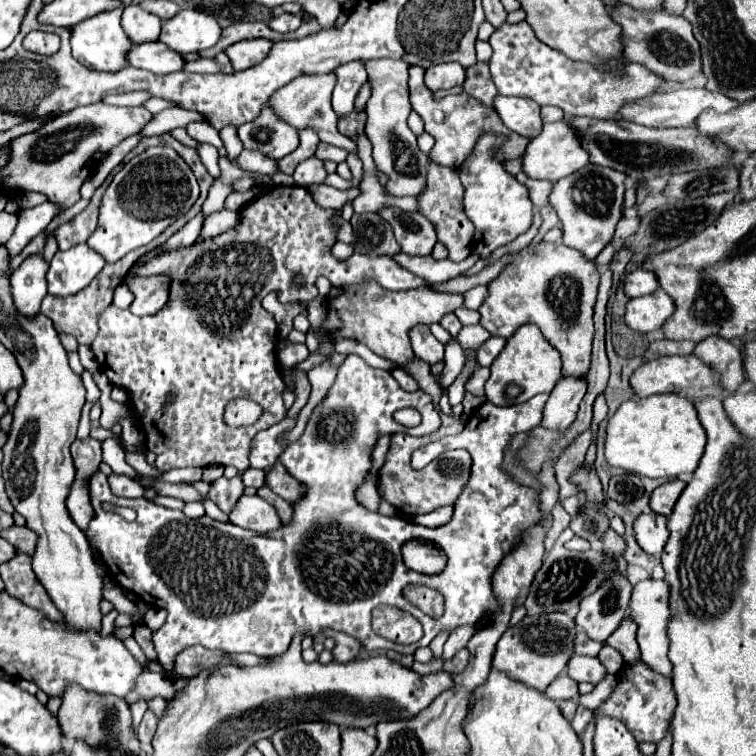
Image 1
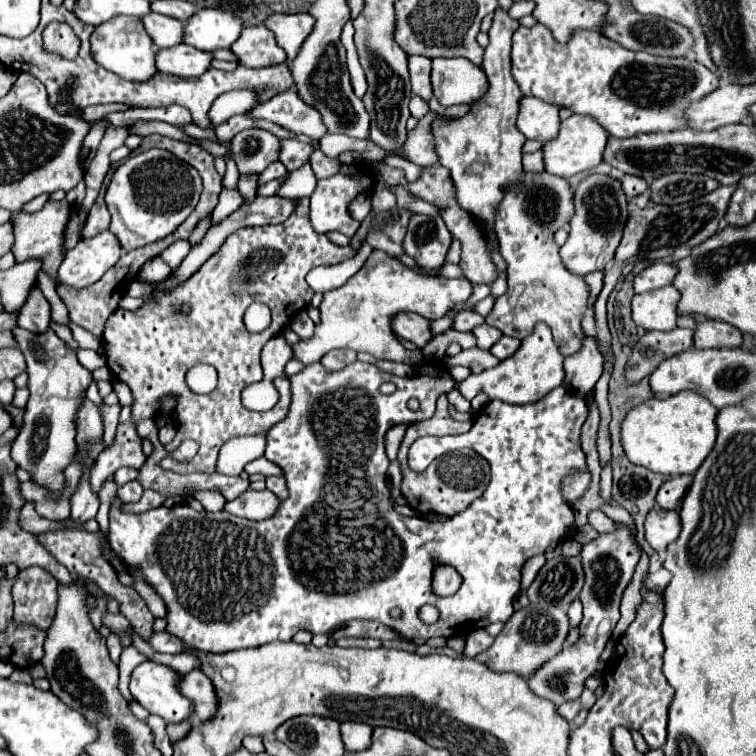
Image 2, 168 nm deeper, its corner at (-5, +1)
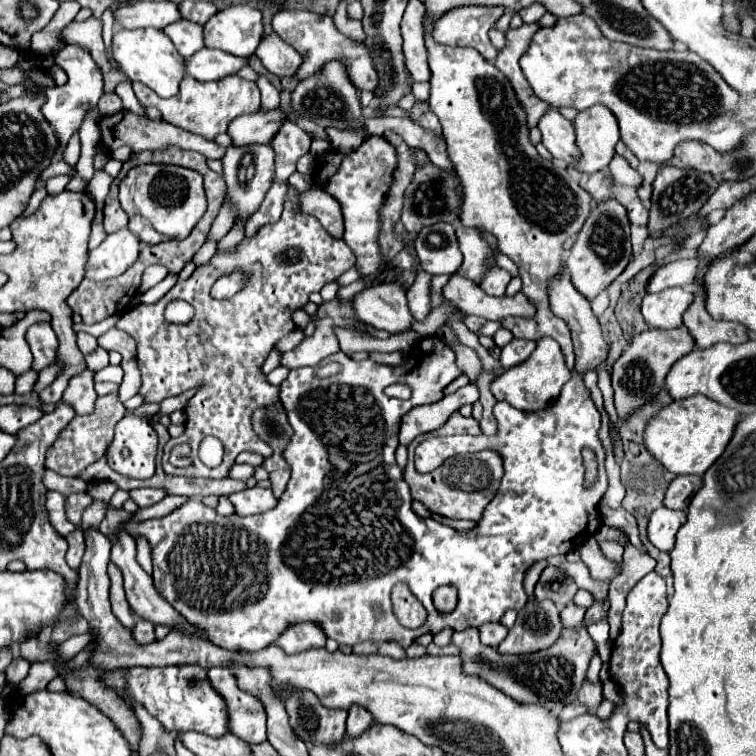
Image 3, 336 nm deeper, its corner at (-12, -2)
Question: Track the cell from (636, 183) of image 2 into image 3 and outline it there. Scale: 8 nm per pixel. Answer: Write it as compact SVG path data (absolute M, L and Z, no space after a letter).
M614 156L612 158L612 162L608 164L608 170L610 170L610 174L612 174L612 178L618 182L618 184L622 184L622 186L640 186L642 184L642 176L640 176L640 172L638 170L634 170L622 156Z

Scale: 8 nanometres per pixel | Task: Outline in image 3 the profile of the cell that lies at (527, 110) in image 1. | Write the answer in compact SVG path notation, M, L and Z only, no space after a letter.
M554 108L540 118L538 128L542 132L542 144L550 150L550 154L556 160L562 160L566 166L574 166L574 162L580 158L574 124Z

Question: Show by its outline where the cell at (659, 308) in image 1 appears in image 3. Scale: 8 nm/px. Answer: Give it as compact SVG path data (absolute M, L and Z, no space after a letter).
M668 288L658 294L646 294L642 302L642 316L652 328L678 328L682 314L692 304L694 294L684 288Z

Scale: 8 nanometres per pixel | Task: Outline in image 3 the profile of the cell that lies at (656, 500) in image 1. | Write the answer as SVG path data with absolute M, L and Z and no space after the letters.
M676 476L664 498L664 506L672 510L686 510L690 504L690 498L702 488L702 476Z

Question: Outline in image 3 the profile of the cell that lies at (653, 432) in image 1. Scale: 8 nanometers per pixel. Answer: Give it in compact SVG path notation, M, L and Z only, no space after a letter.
M696 394L684 400L674 400L670 406L662 408L646 426L644 444L654 454L654 458L662 462L666 470L674 474L702 476L722 456L730 438L734 436L738 422L740 422L738 410Z

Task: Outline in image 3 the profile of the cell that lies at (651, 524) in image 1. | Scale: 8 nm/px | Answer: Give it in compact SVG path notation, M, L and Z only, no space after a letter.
M658 508L648 522L648 538L650 542L664 552L670 552L676 540L678 528L686 522L686 514L680 510Z

